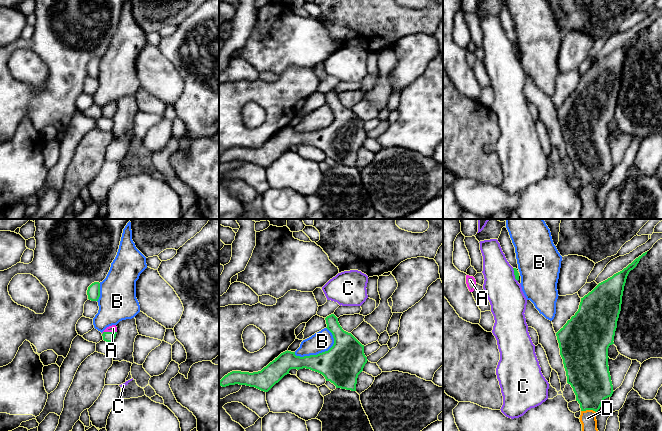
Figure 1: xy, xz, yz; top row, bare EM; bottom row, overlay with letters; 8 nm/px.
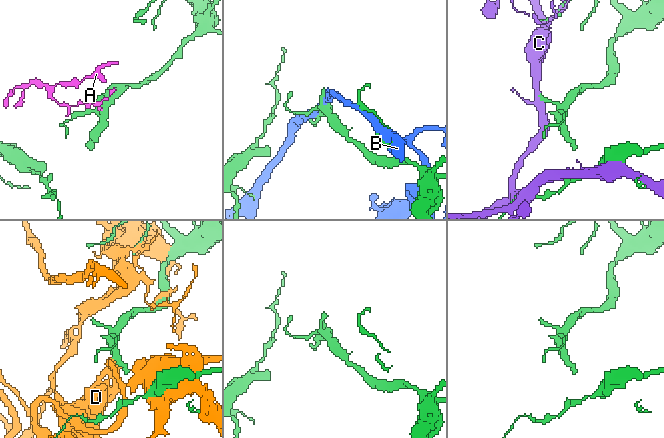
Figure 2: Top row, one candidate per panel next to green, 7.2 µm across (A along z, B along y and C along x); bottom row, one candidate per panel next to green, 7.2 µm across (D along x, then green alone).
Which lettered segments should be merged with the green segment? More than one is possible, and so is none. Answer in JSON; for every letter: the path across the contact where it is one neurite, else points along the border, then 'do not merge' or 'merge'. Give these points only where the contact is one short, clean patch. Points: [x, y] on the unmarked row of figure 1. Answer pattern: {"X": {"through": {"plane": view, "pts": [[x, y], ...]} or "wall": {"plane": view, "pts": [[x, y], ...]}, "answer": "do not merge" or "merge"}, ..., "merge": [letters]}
{"A": {"through": {"plane": "xy", "pts": [[107, 112], [109, 108], [113, 104]]}, "answer": "merge"}, "B": {"answer": "do not merge"}, "C": {"answer": "do not merge"}, "D": {"answer": "do not merge"}, "merge": ["A"]}

